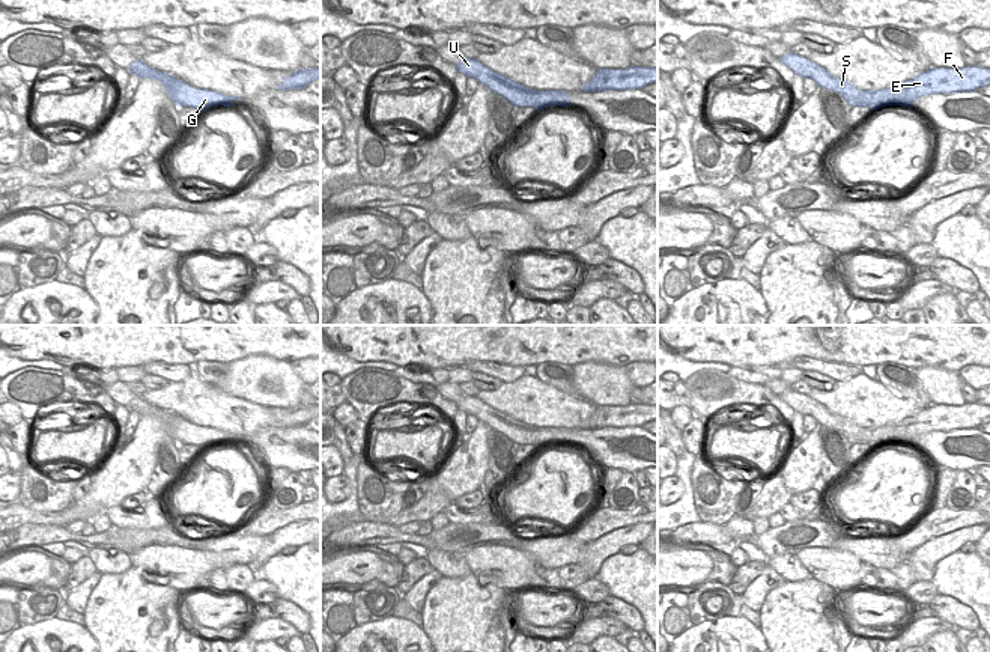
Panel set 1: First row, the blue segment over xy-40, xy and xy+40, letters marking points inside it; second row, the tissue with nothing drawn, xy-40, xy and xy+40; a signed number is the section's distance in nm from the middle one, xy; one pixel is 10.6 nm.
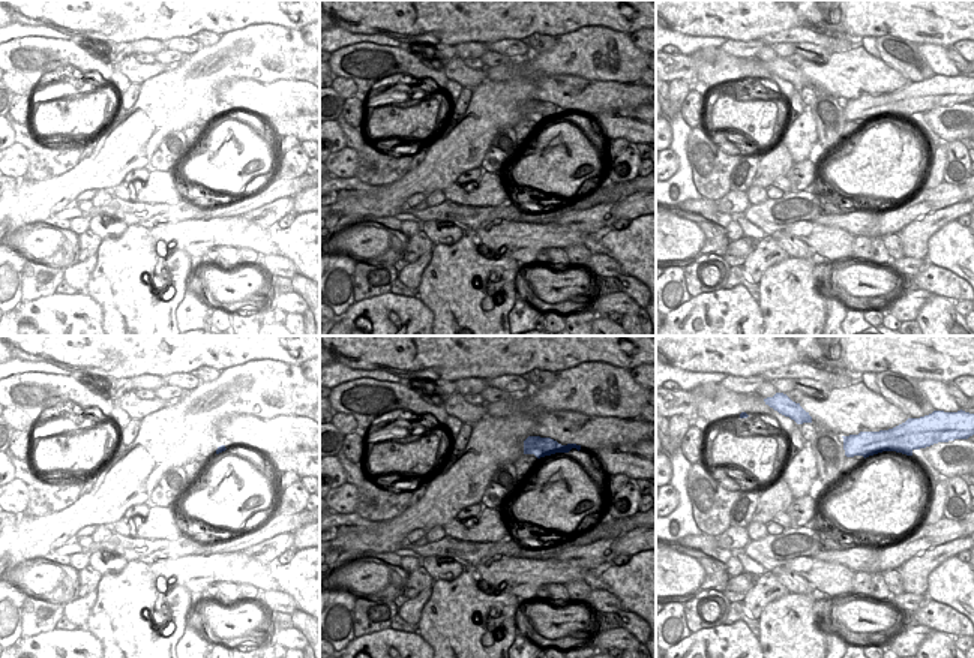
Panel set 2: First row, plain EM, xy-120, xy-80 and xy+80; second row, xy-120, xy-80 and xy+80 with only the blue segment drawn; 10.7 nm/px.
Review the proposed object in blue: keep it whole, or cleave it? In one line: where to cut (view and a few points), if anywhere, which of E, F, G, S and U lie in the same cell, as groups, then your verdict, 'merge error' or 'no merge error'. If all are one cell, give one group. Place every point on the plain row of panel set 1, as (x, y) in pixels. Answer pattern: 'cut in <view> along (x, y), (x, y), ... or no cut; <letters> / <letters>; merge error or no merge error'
cut in xy+40 along (867, 428), (861, 434), (859, 443); E F / G S U; merge error

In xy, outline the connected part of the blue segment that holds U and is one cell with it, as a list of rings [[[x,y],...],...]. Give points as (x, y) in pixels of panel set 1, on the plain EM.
[[[462,395],[460,399],[454,404],[457,410],[475,416],[478,422],[483,422],[489,425],[492,429],[504,434],[516,446],[531,444],[539,449],[554,443],[570,444],[569,429],[557,431],[551,428],[530,426],[506,413],[501,413],[489,407],[477,396]]]

